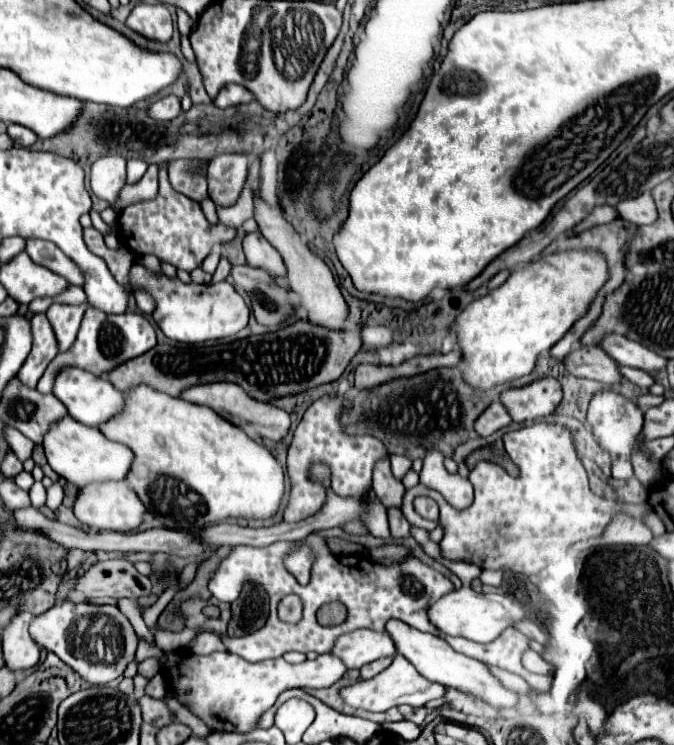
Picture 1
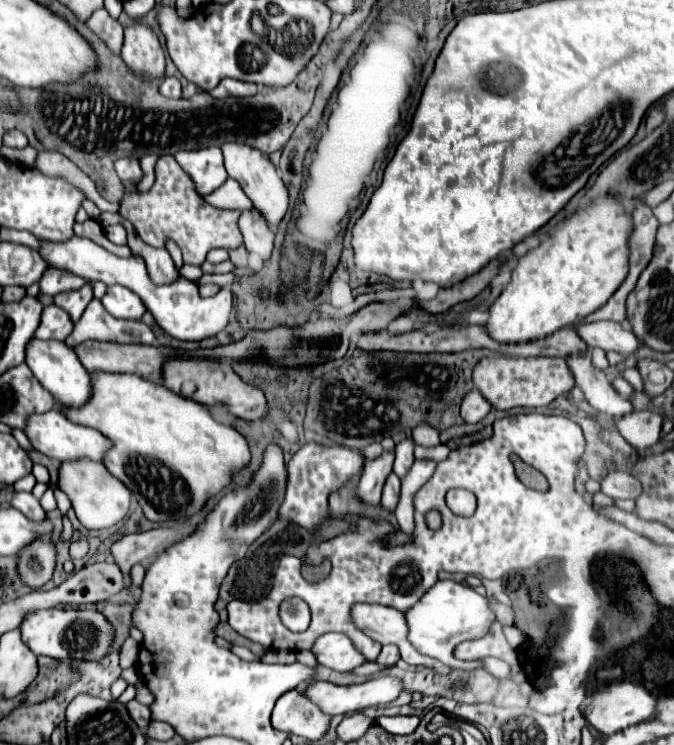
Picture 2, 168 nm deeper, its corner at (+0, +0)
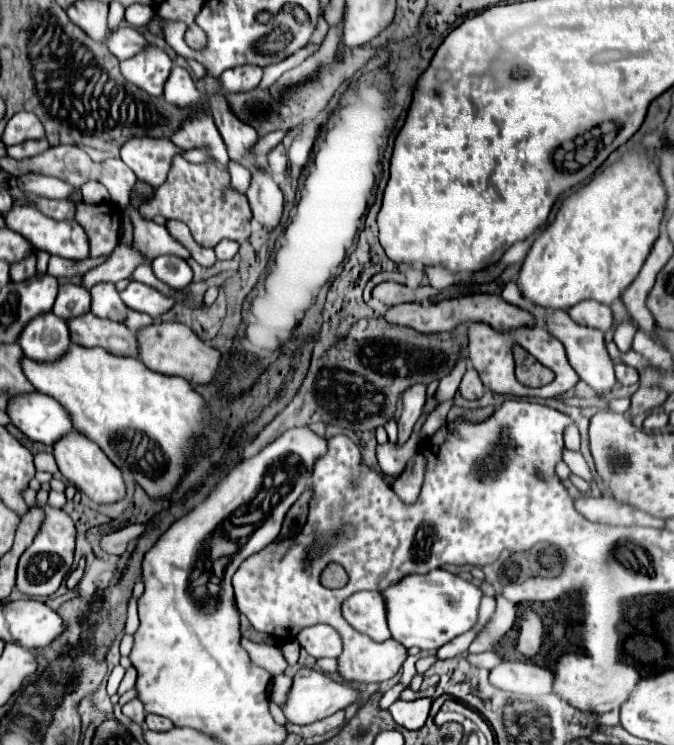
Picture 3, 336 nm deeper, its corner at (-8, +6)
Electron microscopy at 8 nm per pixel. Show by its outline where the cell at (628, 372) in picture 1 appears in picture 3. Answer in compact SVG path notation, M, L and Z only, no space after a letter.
M626 322L626 324L620 324L614 332L614 342L618 346L620 352L628 352L630 350L630 344L632 344L632 338L636 334L636 328L632 322Z

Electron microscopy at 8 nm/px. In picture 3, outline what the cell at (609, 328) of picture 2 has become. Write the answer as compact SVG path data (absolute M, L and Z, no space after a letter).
M584 300L576 304L574 308L568 310L568 316L580 326L596 328L596 330L602 330L604 334L608 334L614 326L614 316L612 316L610 306L600 304L596 300Z

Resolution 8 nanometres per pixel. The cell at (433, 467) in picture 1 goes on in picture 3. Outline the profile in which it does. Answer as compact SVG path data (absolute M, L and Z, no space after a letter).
M460 360L460 364L456 364L456 368L452 370L452 374L448 374L444 380L440 380L438 390L436 390L436 394L434 394L434 398L436 398L436 408L438 408L440 404L444 404L446 400L452 400L454 392L456 392L458 386L460 386L460 380L462 380L464 372L466 372L466 364L464 364L464 360Z

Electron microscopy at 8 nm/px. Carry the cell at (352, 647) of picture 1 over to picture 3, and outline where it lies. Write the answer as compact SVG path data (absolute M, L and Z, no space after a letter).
M328 624L304 628L296 640L314 658L338 658L342 654L342 636Z

